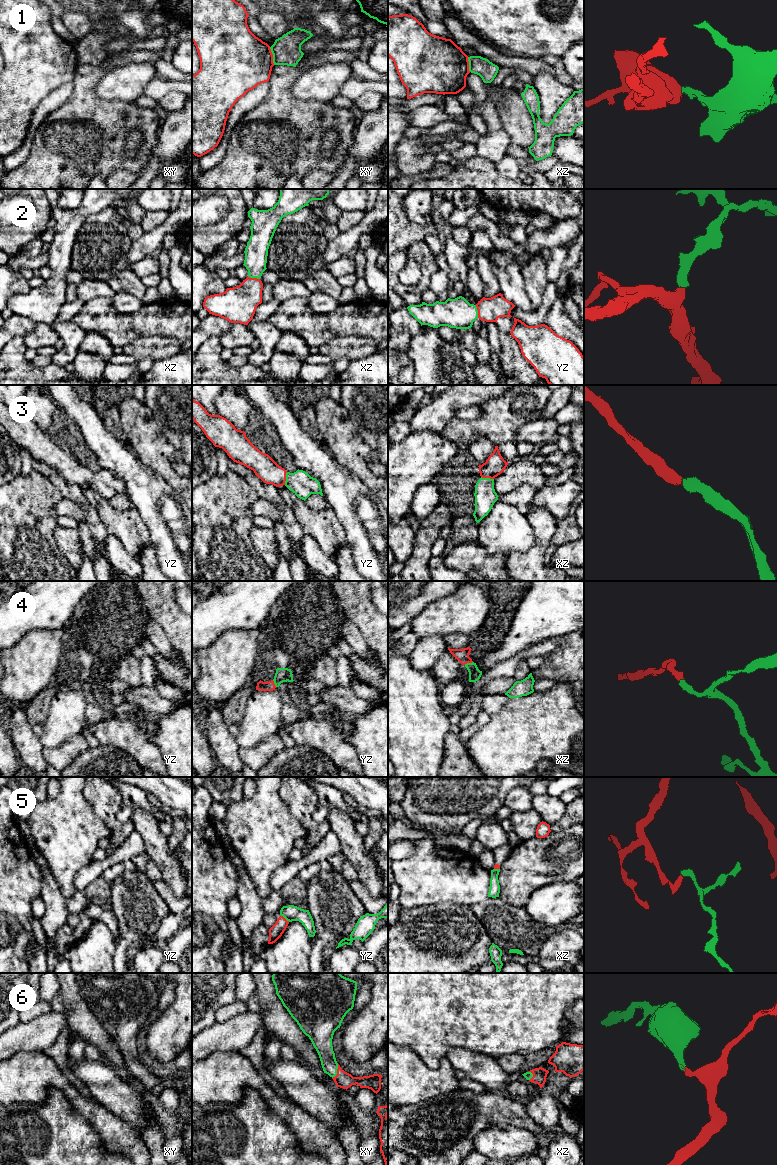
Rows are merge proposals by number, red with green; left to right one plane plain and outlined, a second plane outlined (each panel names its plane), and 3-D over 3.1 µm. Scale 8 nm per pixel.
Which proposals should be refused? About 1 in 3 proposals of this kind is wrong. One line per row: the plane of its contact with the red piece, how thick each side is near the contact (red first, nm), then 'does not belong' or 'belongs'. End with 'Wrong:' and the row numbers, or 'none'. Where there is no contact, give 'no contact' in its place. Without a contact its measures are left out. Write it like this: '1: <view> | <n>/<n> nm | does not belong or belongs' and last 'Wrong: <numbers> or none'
1: xy | 460/240 nm | does not belong
2: yz | 190/240 nm | belongs
3: yz | 190/190 nm | belongs
4: xz | 110/100 nm | belongs
5: yz | 110/130 nm | does not belong
6: xy | 130/140 nm | belongs
Wrong: 1, 5

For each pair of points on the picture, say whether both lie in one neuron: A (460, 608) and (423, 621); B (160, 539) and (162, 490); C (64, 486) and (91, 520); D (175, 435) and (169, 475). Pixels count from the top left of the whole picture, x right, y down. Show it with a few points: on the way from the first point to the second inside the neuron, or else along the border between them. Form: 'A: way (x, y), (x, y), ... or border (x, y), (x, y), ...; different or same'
A: way (451, 615), (432, 620); same
B: way (157, 527), (154, 521), (154, 502); same
C: way (73, 493), (89, 511); same
D: border (164, 436), (173, 447), (173, 461); different

